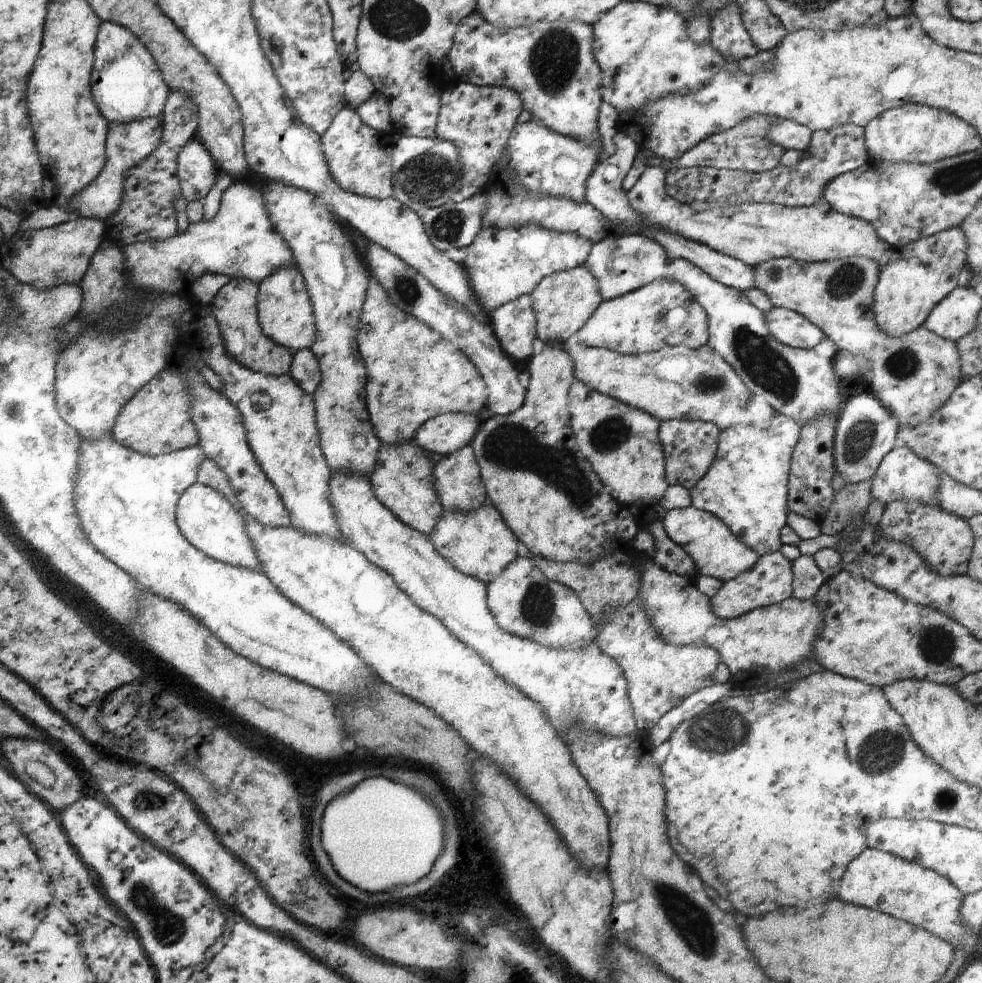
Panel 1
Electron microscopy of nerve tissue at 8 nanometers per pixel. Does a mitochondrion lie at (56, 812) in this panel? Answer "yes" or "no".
no

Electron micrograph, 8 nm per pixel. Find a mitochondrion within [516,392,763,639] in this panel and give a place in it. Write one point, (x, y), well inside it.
(608, 435)

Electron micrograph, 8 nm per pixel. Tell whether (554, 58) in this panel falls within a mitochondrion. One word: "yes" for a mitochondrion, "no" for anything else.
yes

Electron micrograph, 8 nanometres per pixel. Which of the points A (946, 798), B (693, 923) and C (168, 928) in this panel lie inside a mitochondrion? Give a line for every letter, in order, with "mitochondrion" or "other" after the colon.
A: mitochondrion
B: mitochondrion
C: mitochondrion

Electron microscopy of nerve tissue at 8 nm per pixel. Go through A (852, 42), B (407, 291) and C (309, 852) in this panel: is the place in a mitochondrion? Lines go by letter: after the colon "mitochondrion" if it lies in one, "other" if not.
A: other
B: mitochondrion
C: other

